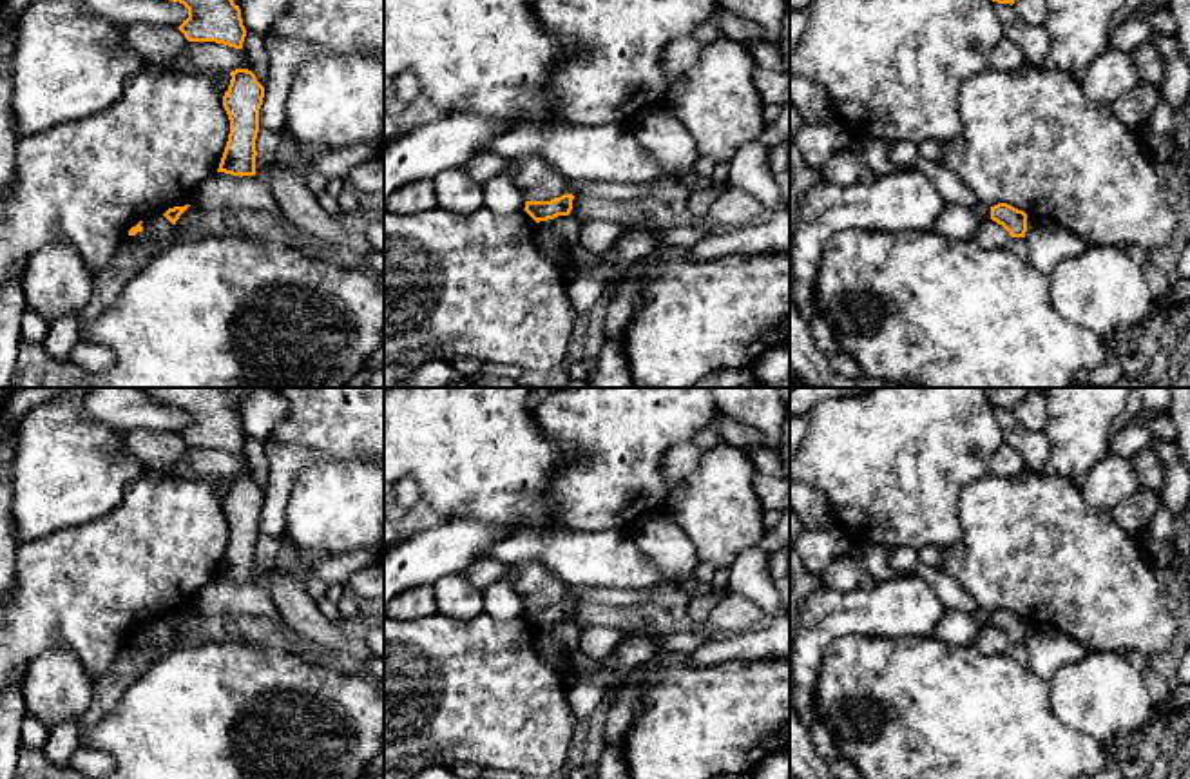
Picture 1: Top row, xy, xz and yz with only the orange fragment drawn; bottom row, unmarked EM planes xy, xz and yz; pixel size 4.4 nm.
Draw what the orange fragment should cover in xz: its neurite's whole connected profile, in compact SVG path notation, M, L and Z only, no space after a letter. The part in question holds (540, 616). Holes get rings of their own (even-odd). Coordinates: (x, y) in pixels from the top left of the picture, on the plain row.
M563 600L551 607L525 607L525 618L536 627L554 625L558 621L569 621L572 616L572 600Z

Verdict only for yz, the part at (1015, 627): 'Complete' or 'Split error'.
Complete

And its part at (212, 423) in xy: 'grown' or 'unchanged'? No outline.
unchanged

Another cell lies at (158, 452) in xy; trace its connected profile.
M150 429L125 431L125 446L147 471L159 475L167 475L167 471L192 449L178 433Z

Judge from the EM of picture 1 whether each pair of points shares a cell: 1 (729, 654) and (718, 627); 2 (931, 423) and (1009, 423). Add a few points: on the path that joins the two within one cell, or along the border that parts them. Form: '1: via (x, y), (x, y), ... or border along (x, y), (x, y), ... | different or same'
1: border along (752, 631), (716, 636), (712, 640) | different
2: border along (991, 408), (1004, 441) | different

